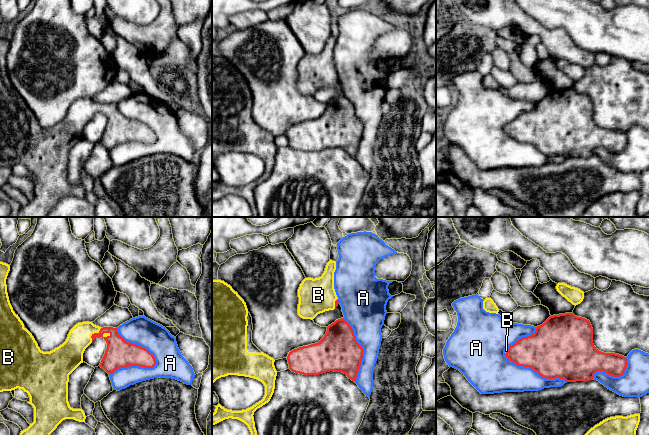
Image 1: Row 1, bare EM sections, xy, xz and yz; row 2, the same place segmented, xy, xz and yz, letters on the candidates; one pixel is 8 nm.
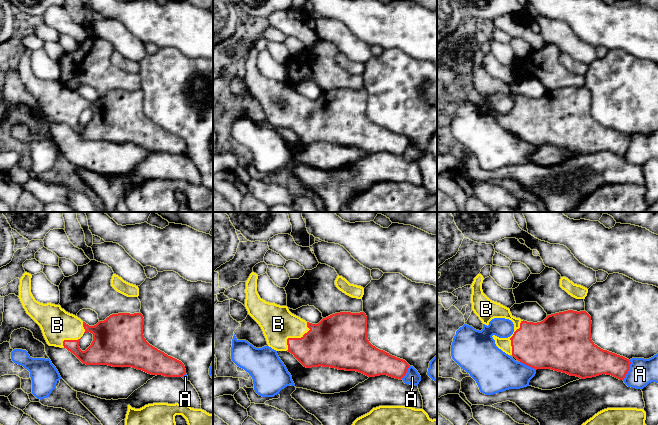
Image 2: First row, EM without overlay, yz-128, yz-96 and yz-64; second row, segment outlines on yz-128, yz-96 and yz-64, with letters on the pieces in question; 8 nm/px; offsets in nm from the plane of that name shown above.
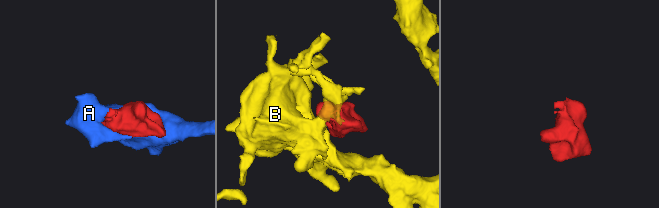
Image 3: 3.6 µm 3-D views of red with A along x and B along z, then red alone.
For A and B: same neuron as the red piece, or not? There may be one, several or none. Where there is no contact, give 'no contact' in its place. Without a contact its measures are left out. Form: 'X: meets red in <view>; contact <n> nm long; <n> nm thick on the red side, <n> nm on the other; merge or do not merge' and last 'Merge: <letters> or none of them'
A: meets red in xy; contact 440 nm long; 220 nm thick on the red side, 220 nm on the other; do not merge
B: meets red in xy; contact 130 nm long; 200 nm thick on the red side, 200 nm on the other; merge
Merge: B

